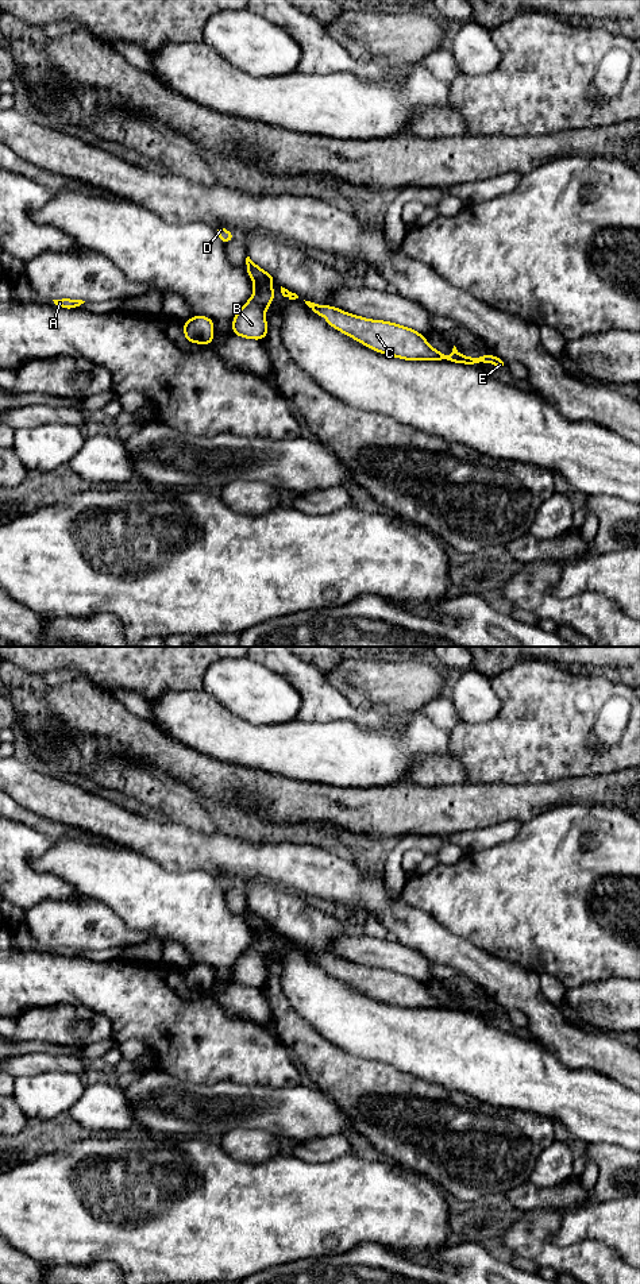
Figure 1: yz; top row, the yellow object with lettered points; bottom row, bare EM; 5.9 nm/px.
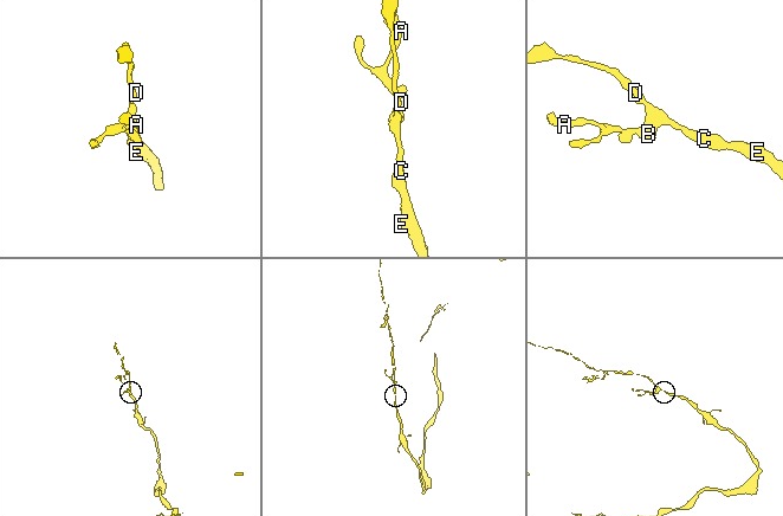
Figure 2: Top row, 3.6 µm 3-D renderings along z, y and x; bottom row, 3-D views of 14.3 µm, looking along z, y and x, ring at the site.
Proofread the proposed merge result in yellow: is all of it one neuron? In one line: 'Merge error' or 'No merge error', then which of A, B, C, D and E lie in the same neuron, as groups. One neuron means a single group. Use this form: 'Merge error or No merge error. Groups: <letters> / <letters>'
No merge error. Groups: A B C D E

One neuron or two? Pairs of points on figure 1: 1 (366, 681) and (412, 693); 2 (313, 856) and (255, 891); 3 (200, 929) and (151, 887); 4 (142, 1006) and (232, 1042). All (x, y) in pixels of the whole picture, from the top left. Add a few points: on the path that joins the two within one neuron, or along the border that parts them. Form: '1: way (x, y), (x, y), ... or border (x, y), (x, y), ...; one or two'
1: way (377, 685), (401, 686); one
2: border (242, 880), (270, 879), (301, 895); two
3: way (188, 917), (177, 906), (170, 906), (164, 899); one
4: way (165, 1015), (192, 1033), (201, 1034), (209, 1042); one

